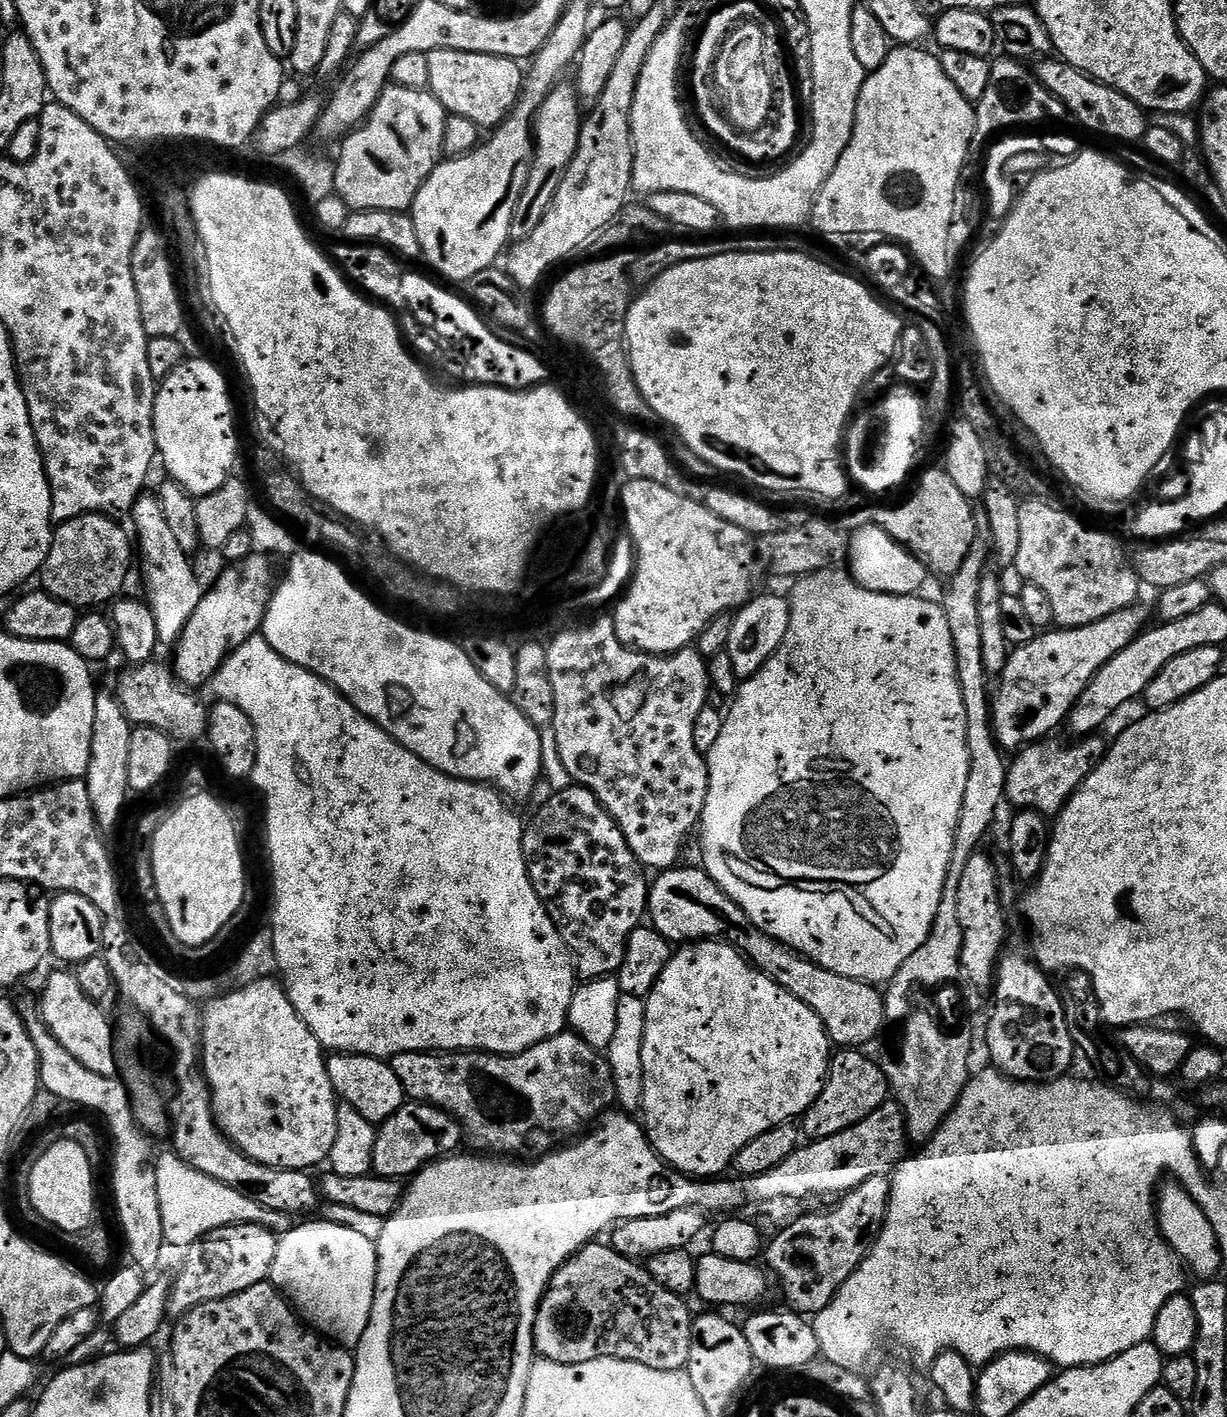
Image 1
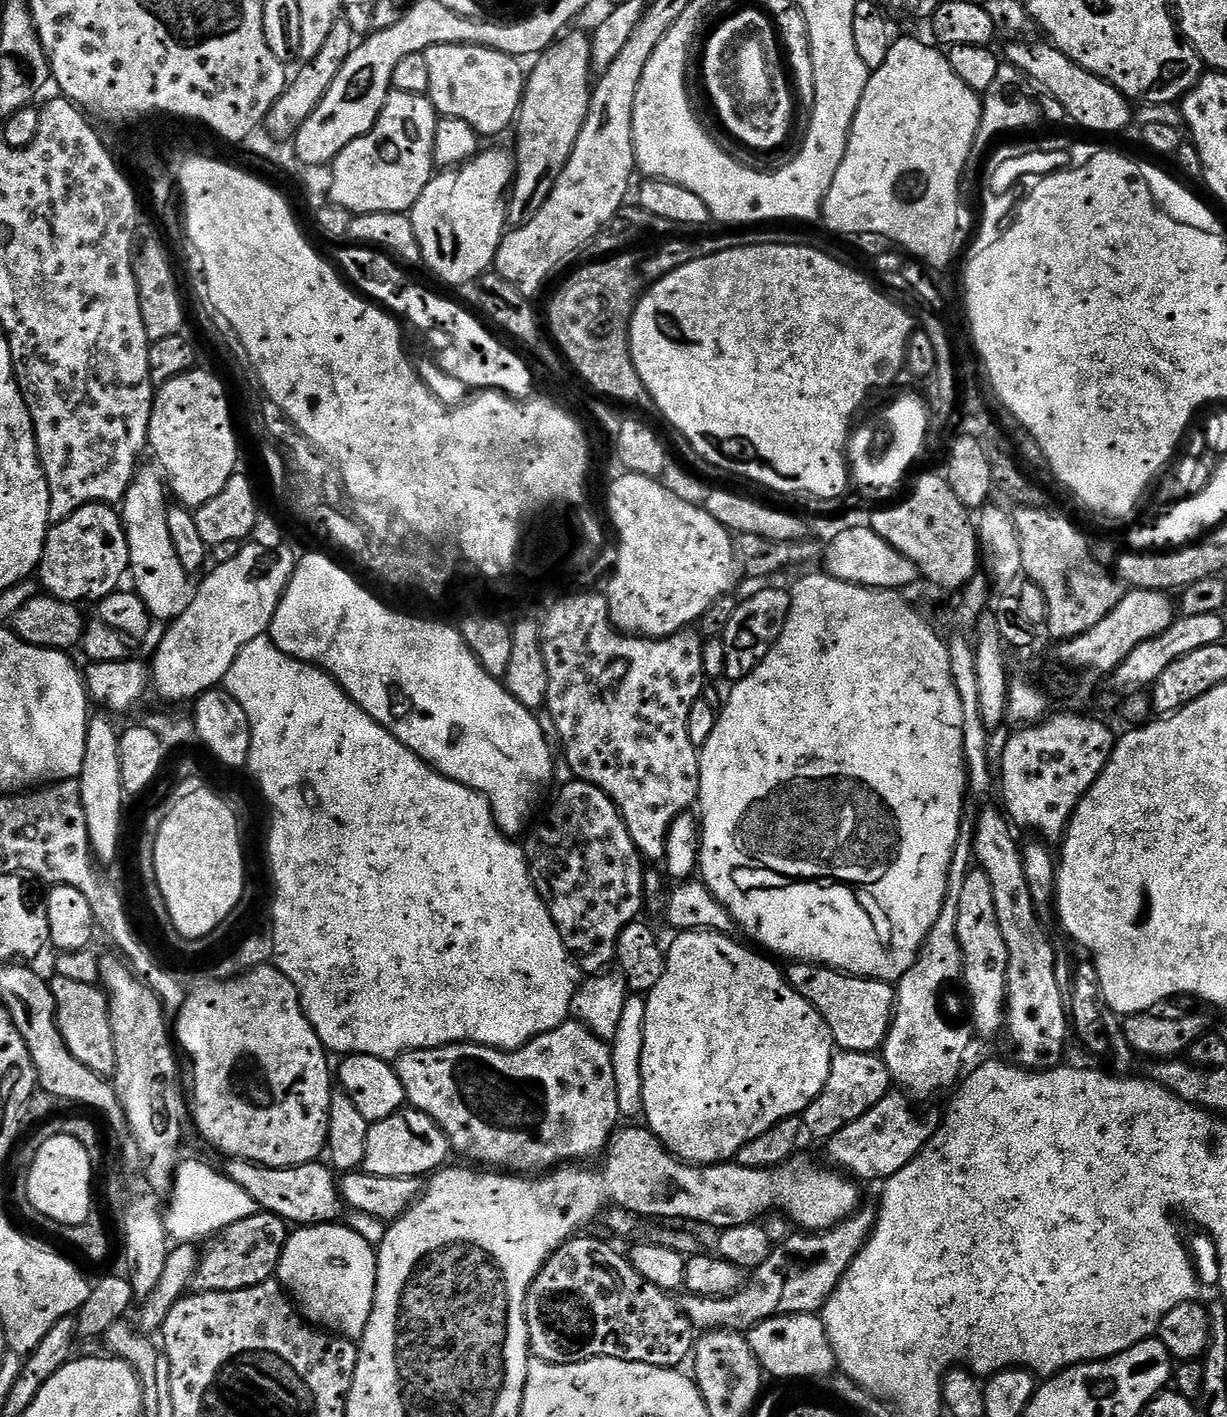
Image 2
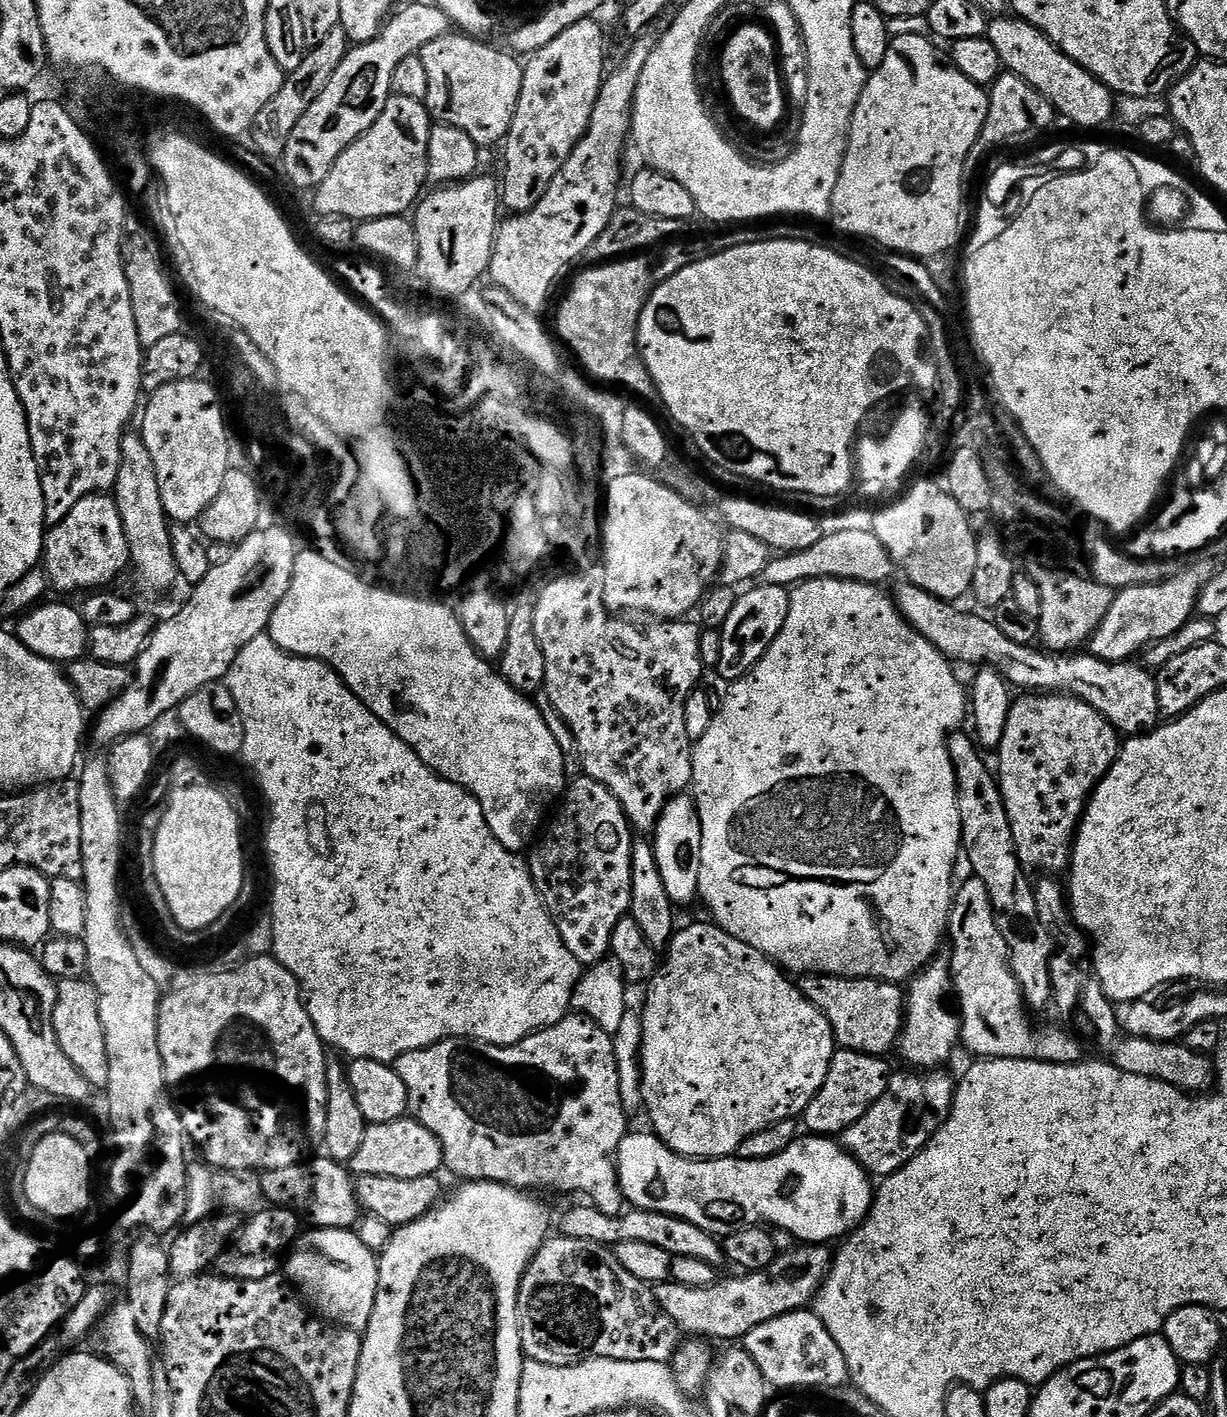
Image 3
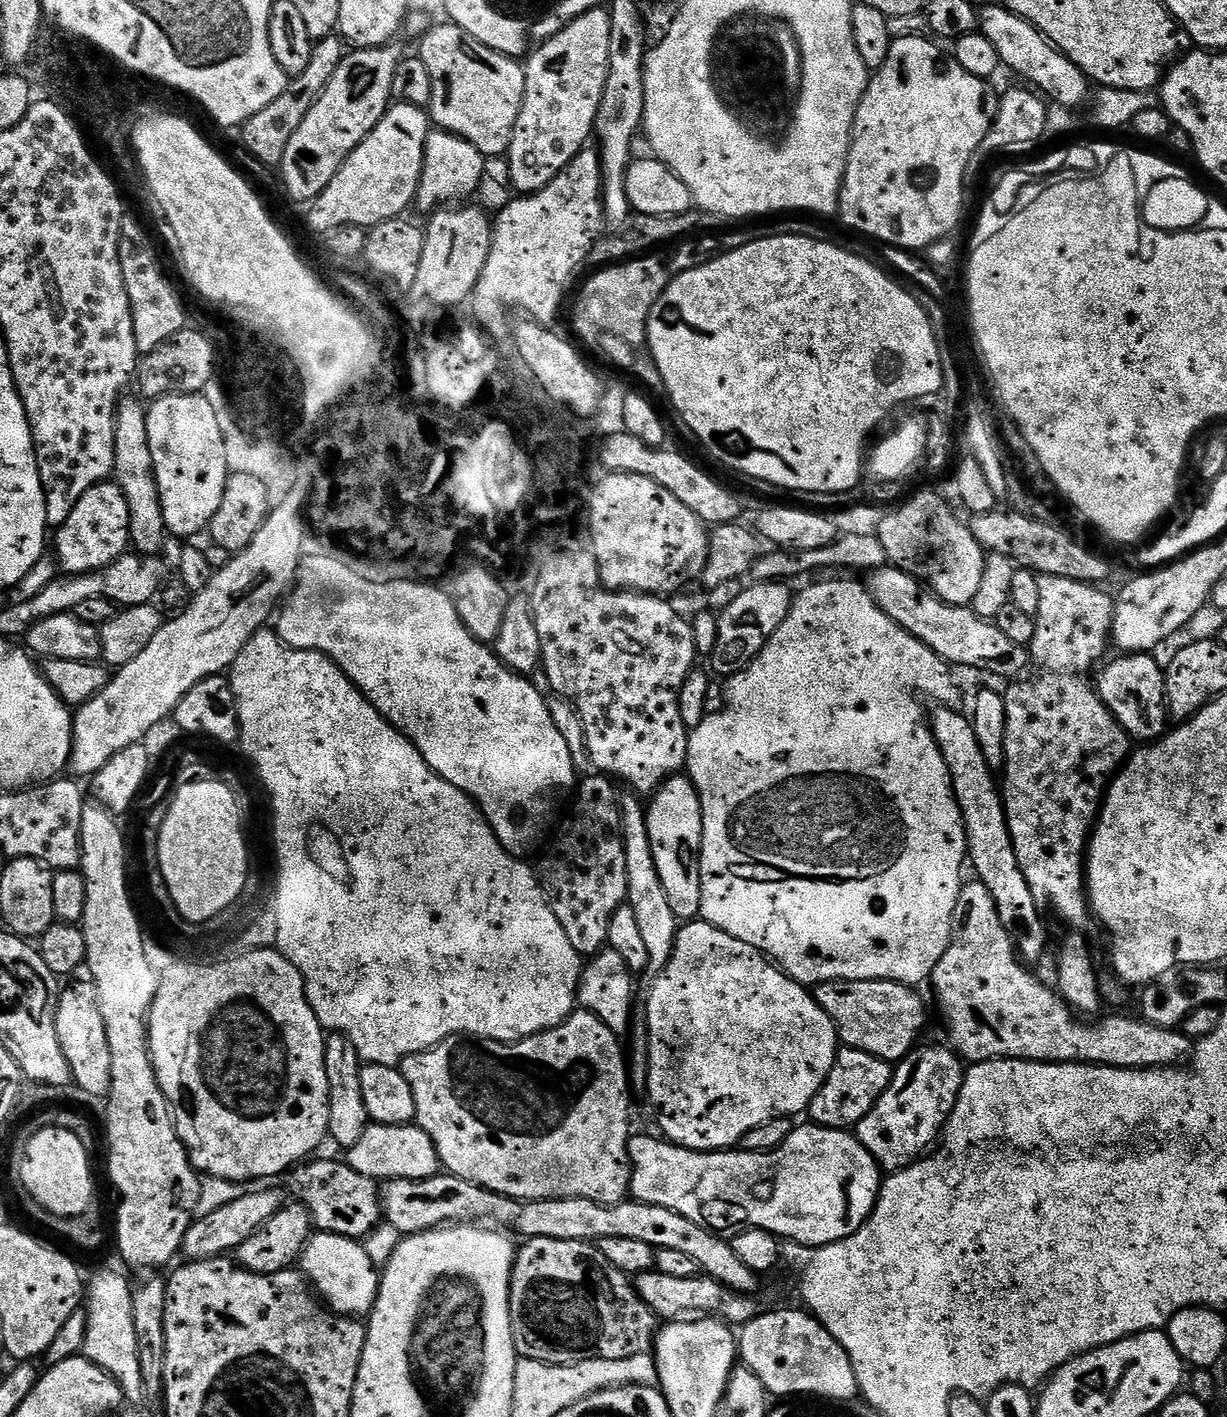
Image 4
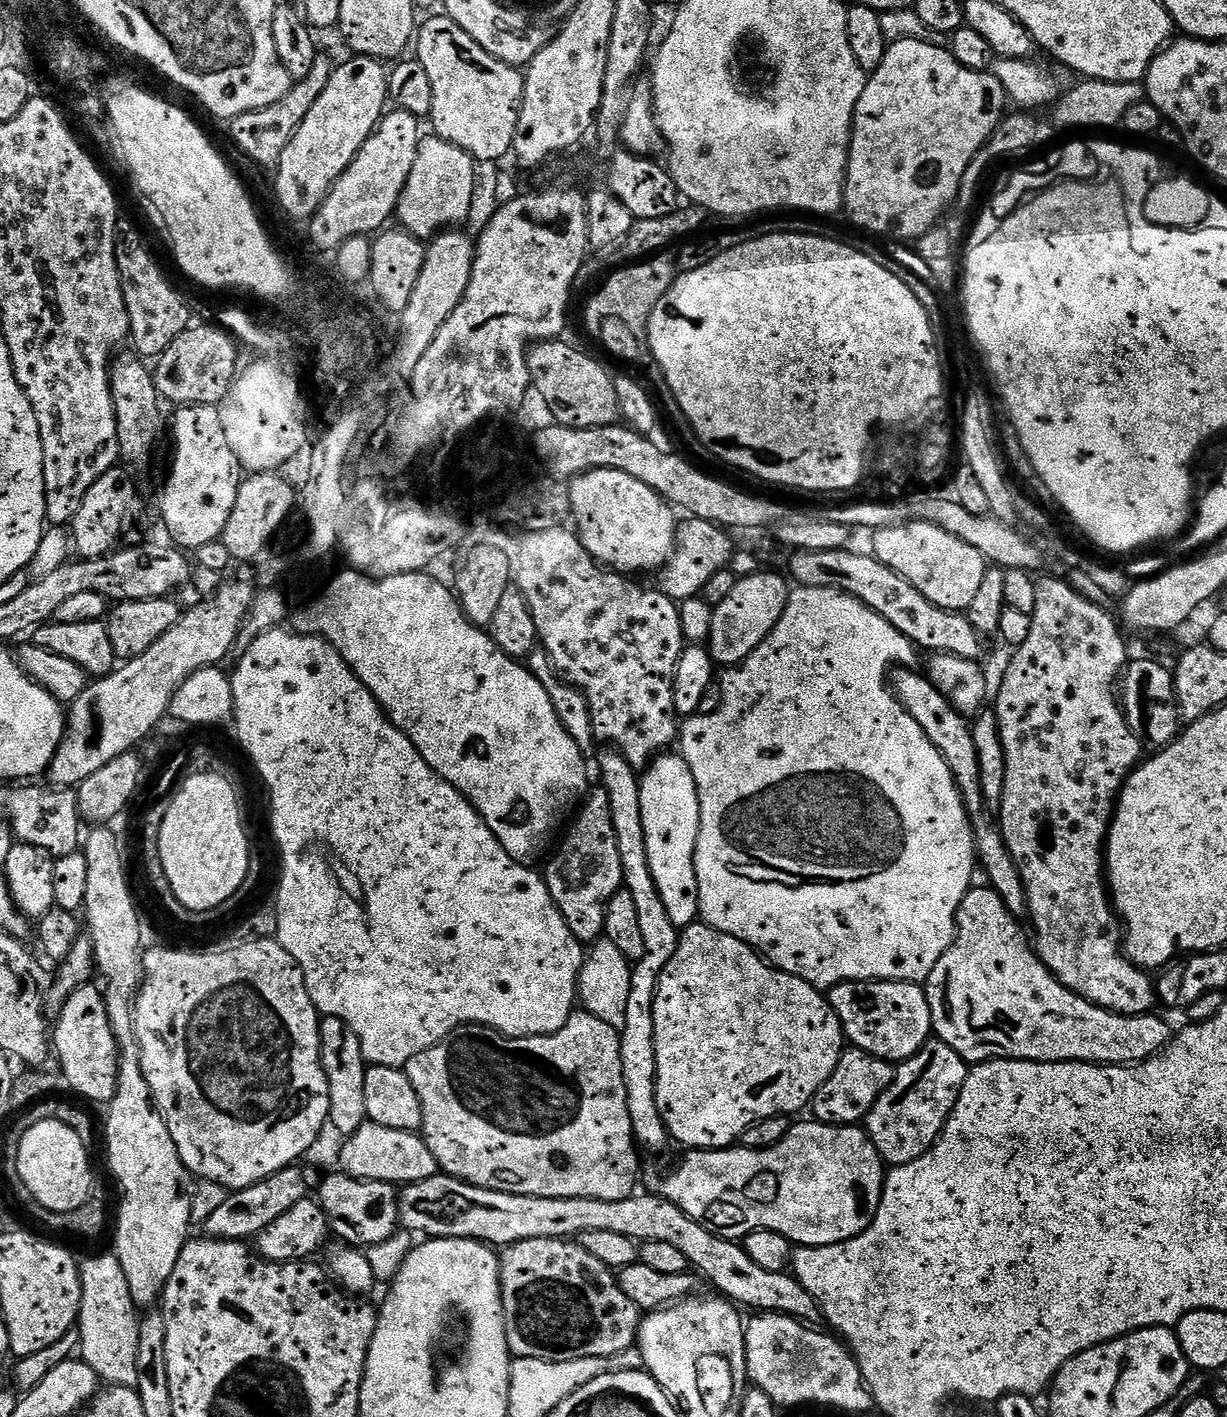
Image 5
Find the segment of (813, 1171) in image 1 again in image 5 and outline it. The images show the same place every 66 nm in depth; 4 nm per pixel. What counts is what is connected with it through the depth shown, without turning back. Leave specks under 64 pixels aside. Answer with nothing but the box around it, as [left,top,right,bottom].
[866,1038,969,1165]

